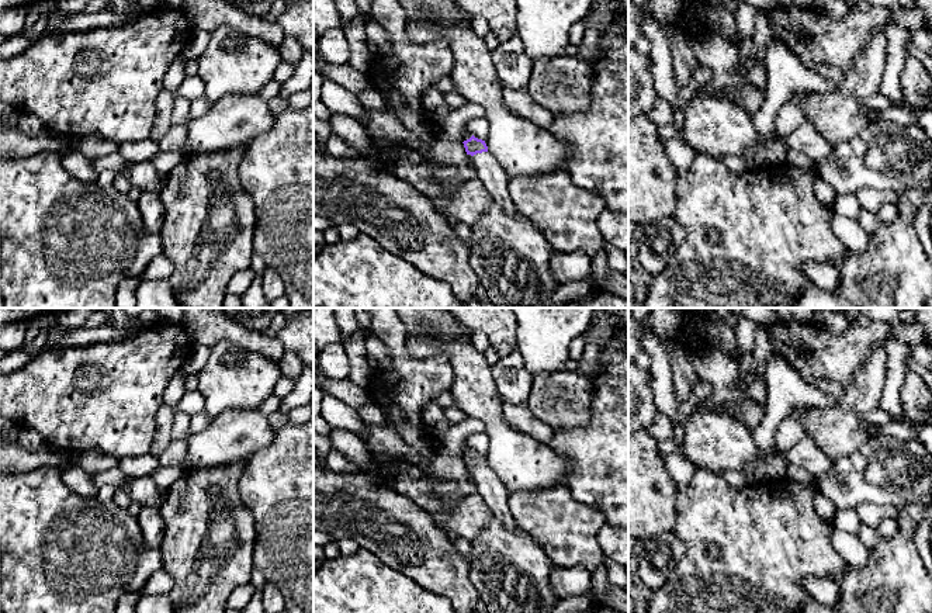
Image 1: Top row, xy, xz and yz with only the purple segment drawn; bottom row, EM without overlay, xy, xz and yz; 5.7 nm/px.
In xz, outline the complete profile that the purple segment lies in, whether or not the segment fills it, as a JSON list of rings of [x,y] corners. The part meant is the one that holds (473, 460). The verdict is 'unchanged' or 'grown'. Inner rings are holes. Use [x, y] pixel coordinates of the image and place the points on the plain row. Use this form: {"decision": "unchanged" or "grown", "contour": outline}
{"decision": "grown", "contour": [[[474,450],[464,456],[467,470],[472,471],[475,488],[486,502],[493,517],[499,520],[509,531],[517,530],[517,524],[507,508],[509,489],[499,477],[488,467],[485,456]]]}

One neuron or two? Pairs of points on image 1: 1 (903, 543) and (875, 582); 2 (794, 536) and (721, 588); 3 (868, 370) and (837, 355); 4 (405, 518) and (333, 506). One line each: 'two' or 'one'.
1: one
2: one
3: two
4: one

